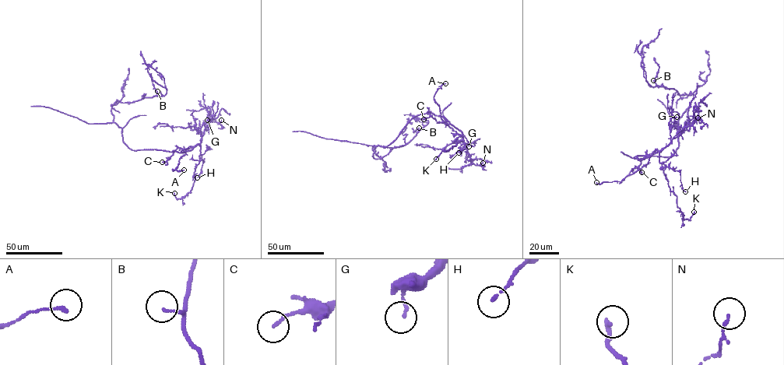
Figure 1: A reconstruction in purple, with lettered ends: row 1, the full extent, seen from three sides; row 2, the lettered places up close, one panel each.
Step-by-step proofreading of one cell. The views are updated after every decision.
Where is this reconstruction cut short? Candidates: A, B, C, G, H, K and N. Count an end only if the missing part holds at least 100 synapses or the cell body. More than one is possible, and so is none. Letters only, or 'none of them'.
none of them

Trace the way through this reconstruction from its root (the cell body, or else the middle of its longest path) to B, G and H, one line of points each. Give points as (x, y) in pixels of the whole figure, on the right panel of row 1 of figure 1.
B: (676, 150), (679, 145), (676, 122), (690, 105), (693, 94), (679, 95), (675, 89), (659, 86), (653, 80)
G: (676, 150), (669, 156), (634, 158), (643, 159), (665, 148), (676, 117)
H: (676, 150), (669, 156), (638, 156), (634, 158), (648, 157), (656, 149), (660, 162), (680, 172), (685, 191)

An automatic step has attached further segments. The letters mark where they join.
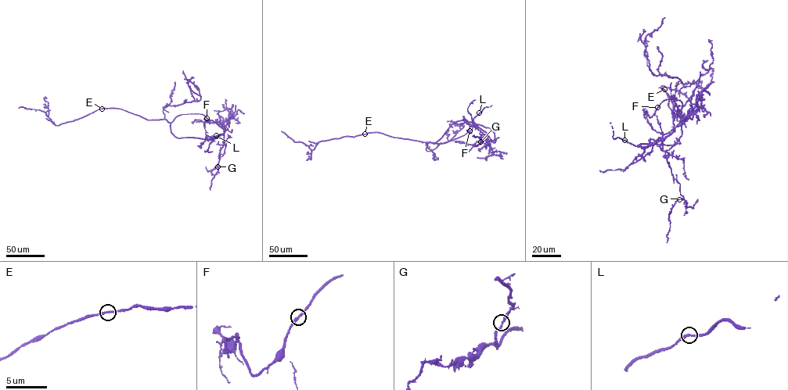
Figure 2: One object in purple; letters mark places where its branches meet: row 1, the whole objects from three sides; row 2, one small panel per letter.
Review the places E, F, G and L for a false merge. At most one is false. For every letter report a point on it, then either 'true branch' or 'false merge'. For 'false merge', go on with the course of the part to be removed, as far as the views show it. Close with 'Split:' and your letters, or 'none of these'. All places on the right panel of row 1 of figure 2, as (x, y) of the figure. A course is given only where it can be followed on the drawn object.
E: (664, 89) | true branch
F: (657, 107) | true branch
G: (679, 199) | true branch
L: (624, 140) | true branch
Split: none of these

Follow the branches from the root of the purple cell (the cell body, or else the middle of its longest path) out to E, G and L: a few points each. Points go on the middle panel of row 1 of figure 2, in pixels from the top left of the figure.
E: (419, 141), (377, 132), (365, 134)
G: (419, 141), (434, 143), (455, 122), (465, 119), (487, 133), (487, 137), (480, 141)
L: (419, 141), (434, 143), (458, 121), (465, 119), (476, 125), (473, 119), (479, 112)

